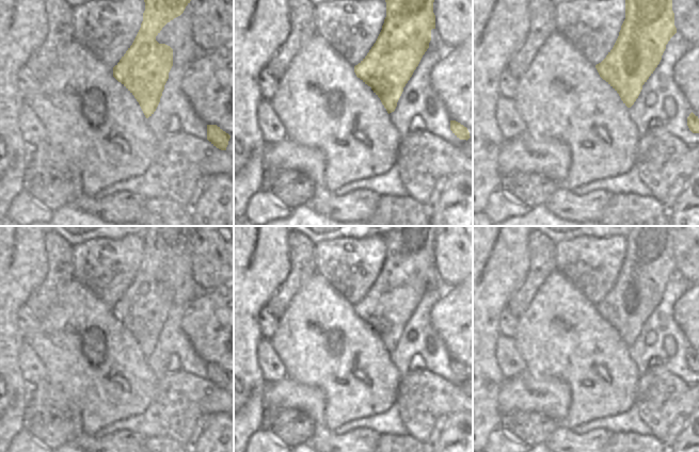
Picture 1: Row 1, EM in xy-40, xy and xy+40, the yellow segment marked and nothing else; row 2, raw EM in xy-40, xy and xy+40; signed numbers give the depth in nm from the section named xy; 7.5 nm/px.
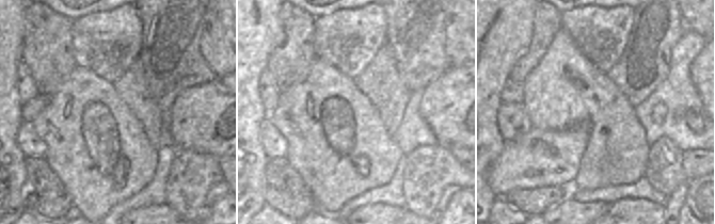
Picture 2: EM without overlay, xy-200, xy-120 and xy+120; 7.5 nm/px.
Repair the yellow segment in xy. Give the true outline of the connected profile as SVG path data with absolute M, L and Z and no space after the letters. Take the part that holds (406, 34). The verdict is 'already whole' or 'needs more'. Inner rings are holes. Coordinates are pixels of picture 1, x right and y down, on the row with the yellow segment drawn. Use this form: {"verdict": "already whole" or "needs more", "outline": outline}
{"verdict": "already whole", "outline": "M385 0L386 17L382 30L367 53L354 66L354 72L371 87L387 113L395 111L403 87L429 48L431 30L435 29L434 0Z"}

